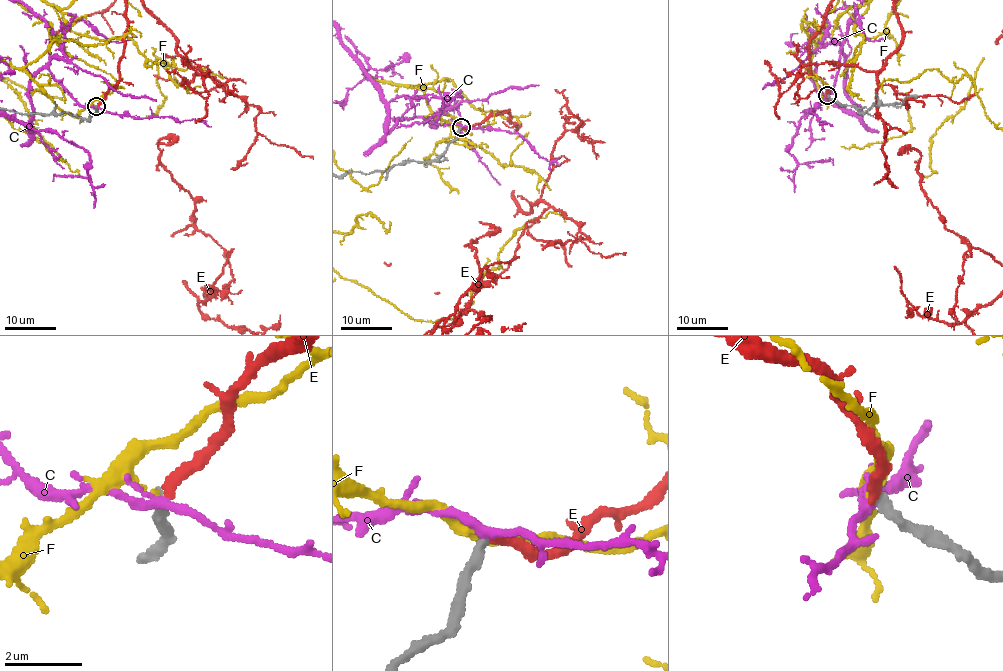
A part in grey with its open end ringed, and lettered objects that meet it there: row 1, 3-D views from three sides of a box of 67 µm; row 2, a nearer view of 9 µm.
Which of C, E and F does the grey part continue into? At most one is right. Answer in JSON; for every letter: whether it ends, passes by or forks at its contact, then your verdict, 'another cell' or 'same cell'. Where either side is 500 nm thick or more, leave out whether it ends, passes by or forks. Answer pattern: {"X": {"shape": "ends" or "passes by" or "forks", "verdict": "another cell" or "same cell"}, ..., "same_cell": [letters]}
{"C": {"shape": "passes by", "verdict": "another cell"}, "E": {"shape": "ends", "verdict": "same cell"}, "F": {"shape": "ends", "verdict": "another cell"}, "same_cell": ["E"]}

